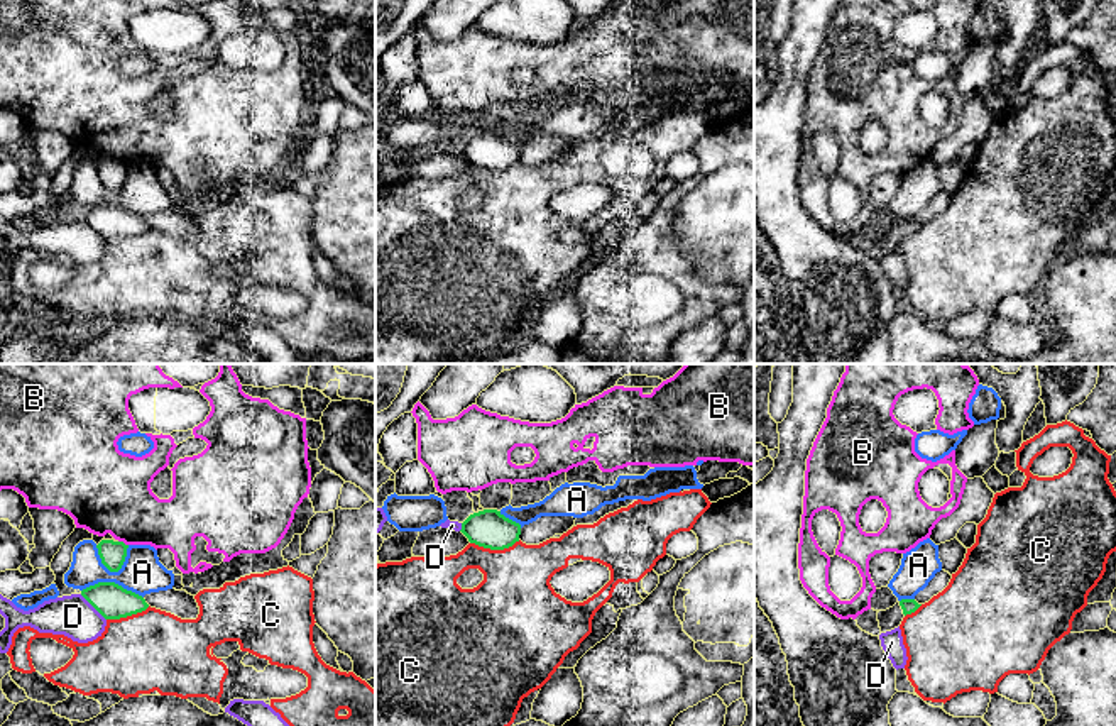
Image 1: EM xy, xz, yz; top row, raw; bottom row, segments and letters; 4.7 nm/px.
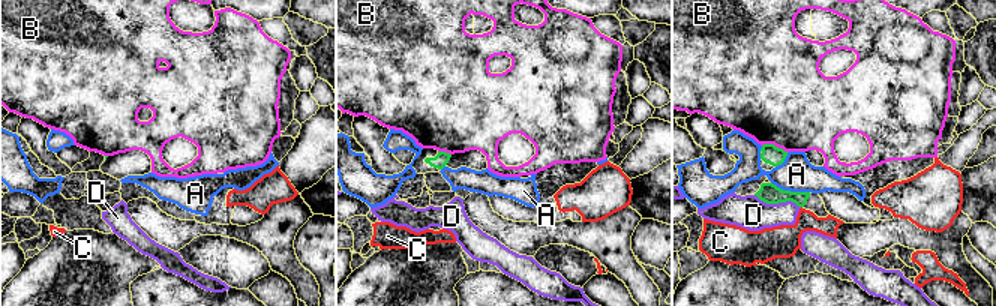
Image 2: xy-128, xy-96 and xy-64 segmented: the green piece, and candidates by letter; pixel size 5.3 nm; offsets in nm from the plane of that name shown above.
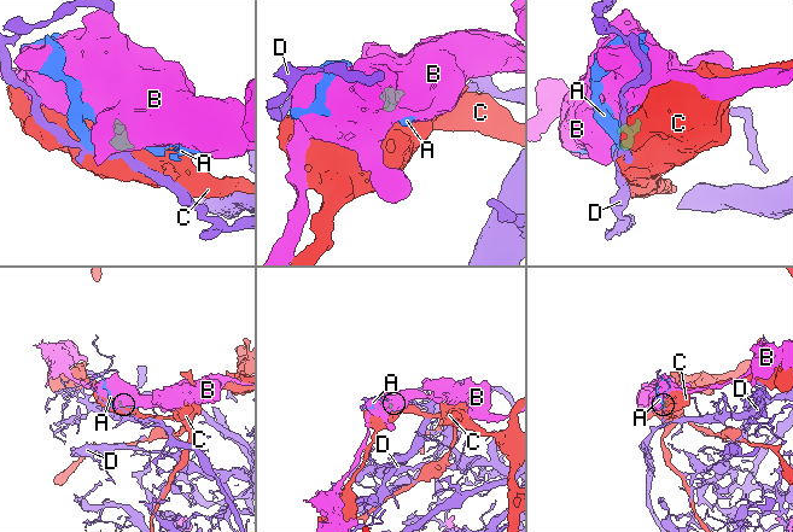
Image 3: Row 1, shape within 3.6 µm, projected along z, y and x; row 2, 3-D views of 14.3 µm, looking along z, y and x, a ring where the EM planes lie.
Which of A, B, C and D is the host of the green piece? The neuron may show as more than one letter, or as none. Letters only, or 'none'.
none

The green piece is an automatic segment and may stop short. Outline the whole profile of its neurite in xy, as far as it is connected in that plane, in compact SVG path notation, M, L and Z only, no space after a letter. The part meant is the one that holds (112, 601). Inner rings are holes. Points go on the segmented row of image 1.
M98 582L81 591L81 596L105 618L120 619L149 608L145 599L115 582Z

